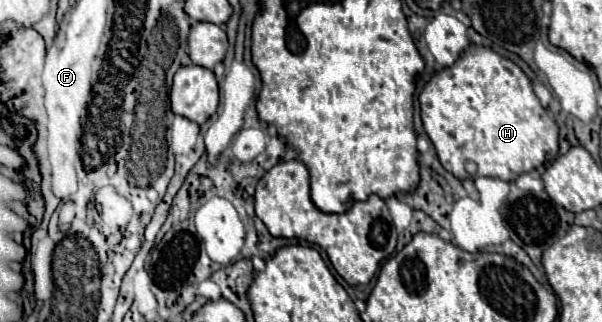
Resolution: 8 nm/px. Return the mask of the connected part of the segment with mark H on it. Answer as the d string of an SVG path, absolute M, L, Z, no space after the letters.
M470 45L452 67L444 67L424 85L420 91L420 109L424 129L434 143L440 163L456 177L466 177L464 161L470 159L478 165L478 175L498 177L504 181L514 181L520 173L530 173L532 169L558 157L558 125L550 119L548 111L540 105L532 91L532 81L526 73L510 59L498 55L490 47Z

